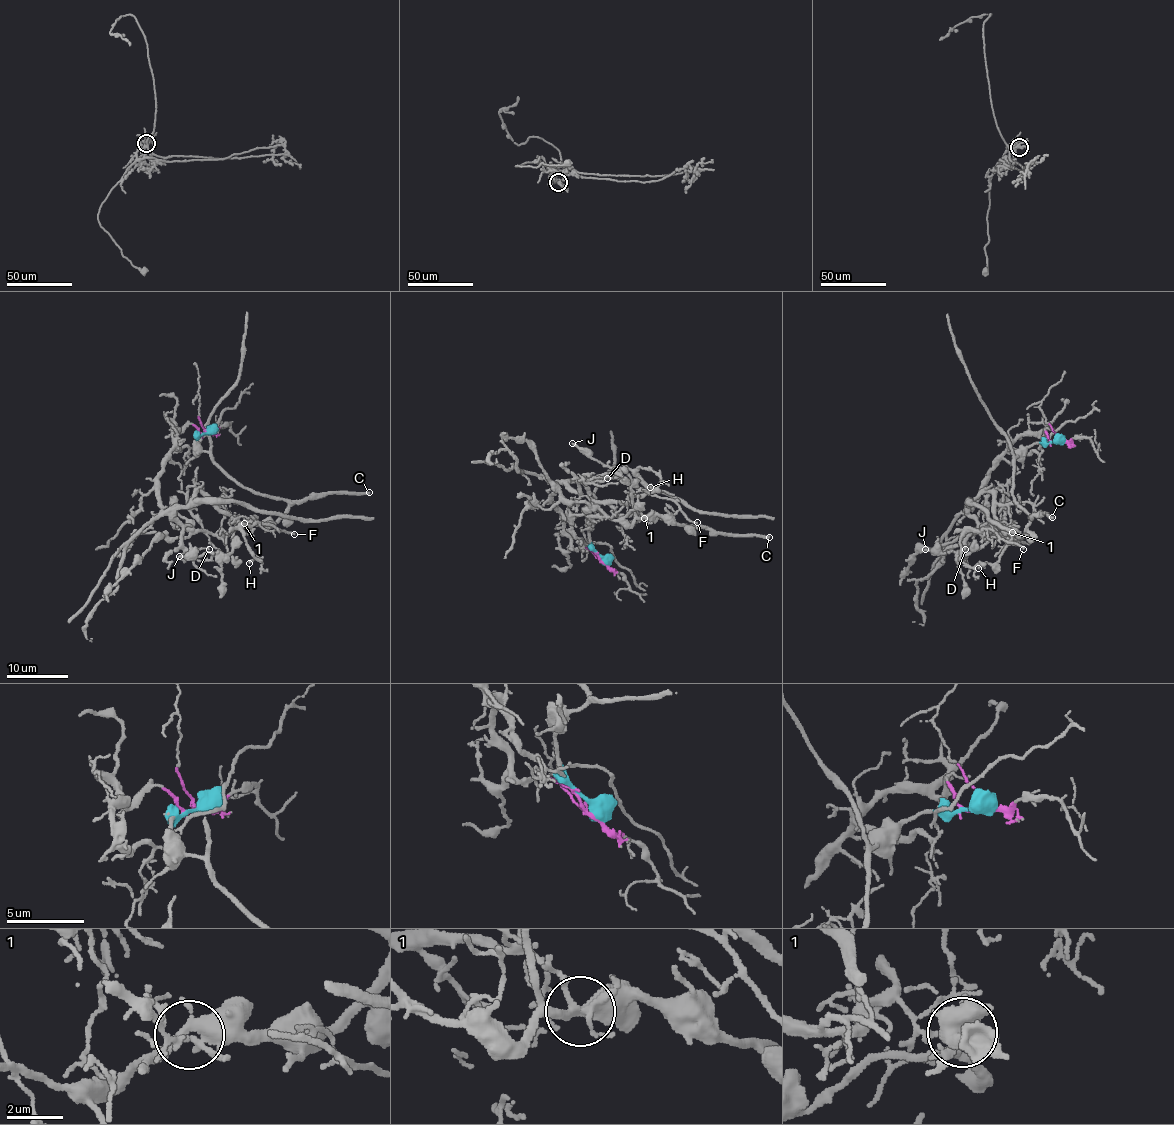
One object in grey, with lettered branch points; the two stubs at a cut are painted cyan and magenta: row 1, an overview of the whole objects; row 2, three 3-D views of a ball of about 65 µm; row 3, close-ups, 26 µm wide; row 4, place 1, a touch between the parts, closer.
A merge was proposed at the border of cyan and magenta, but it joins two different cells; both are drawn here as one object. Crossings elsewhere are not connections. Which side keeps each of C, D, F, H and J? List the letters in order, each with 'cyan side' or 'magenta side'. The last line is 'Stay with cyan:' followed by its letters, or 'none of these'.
C: cyan side
D: magenta side
F: magenta side
H: magenta side
J: cyan side
Stay with cyan: C, J

